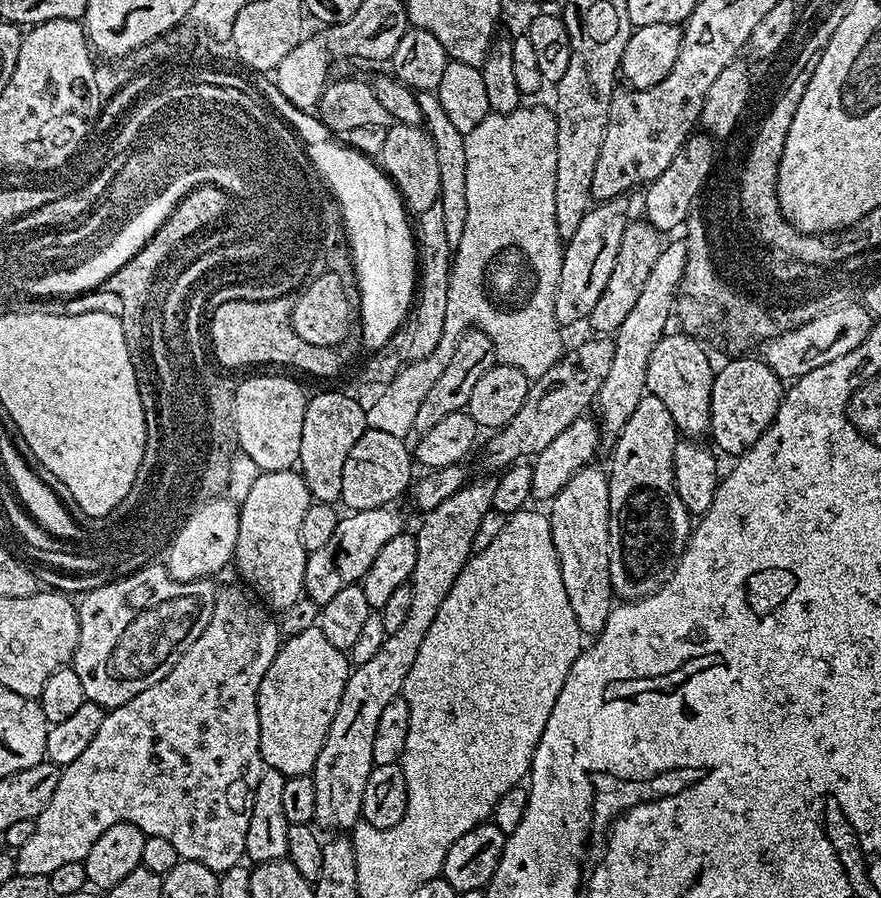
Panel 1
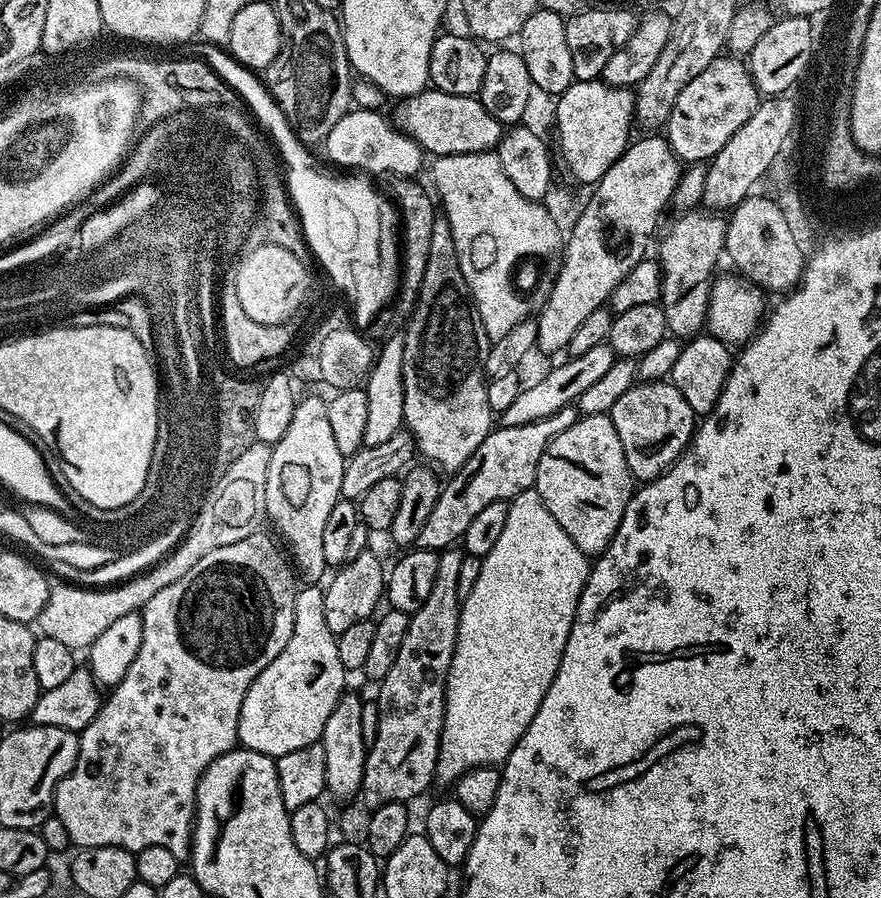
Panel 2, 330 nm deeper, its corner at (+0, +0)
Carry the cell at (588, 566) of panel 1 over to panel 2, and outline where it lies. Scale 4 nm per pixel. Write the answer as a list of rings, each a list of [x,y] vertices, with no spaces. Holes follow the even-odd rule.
[[[581,415],[575,424],[554,437],[546,446],[542,458],[538,458],[534,487],[542,502],[546,502],[546,510],[554,514],[558,526],[570,534],[578,550],[582,550],[589,558],[603,554],[622,522],[622,514],[626,514],[626,506],[634,491],[634,477],[626,466],[626,454],[622,454],[622,442],[618,439],[618,430],[614,430],[611,415]]]

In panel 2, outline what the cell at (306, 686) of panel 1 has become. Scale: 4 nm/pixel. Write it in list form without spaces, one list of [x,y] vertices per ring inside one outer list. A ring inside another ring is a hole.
[[[316,582],[304,587],[294,598],[294,634],[290,634],[282,654],[254,678],[238,722],[239,743],[273,758],[317,743],[326,718],[346,691],[346,673],[338,658],[336,635],[326,626],[324,588]]]

